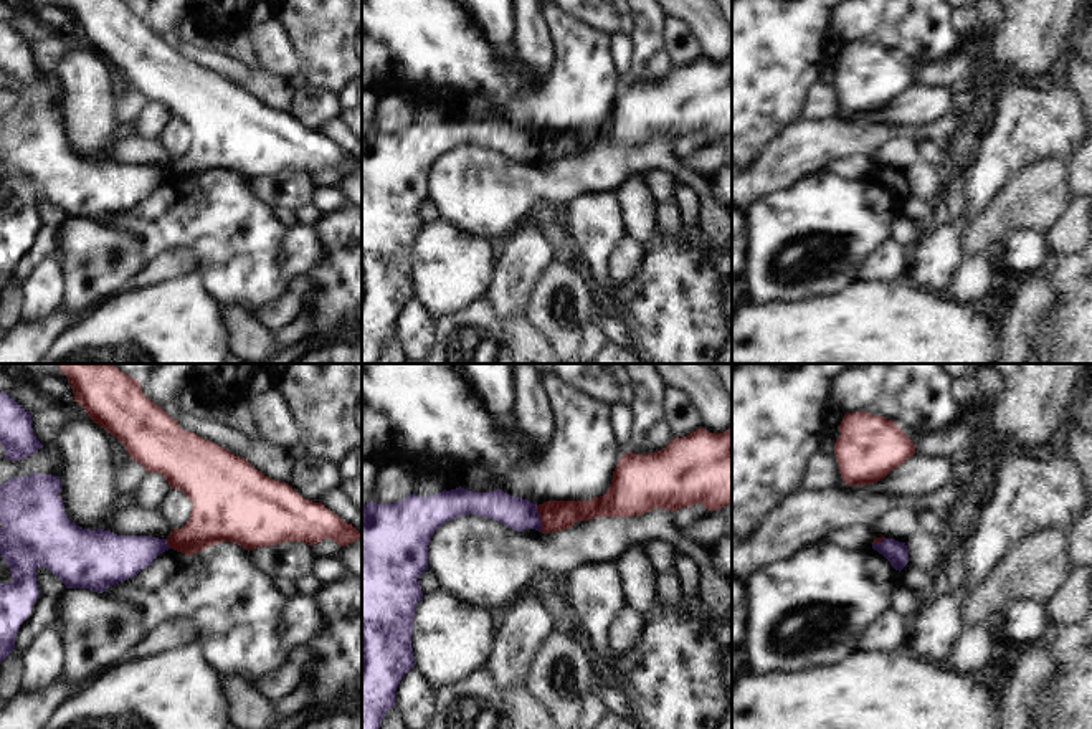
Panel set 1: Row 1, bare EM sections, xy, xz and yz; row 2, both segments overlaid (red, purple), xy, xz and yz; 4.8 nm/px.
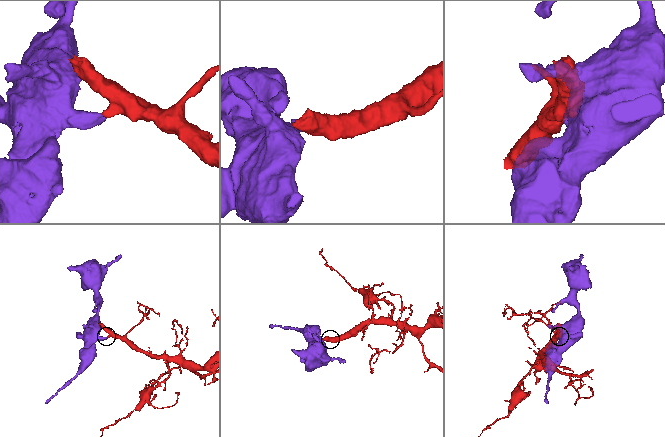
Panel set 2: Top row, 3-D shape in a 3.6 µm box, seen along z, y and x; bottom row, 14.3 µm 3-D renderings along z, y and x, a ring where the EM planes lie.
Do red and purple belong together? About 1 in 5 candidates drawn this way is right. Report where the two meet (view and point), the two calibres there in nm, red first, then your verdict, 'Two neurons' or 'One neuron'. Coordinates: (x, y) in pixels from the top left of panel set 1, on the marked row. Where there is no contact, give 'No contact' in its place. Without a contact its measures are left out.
Touches red at xz (541, 519). Thickness 150 nm (red) against 160 nm. Two neurons

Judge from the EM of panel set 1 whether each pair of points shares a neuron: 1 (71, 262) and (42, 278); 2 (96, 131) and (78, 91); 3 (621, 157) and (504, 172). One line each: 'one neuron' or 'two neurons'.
1: two neurons
2: one neuron
3: one neuron

